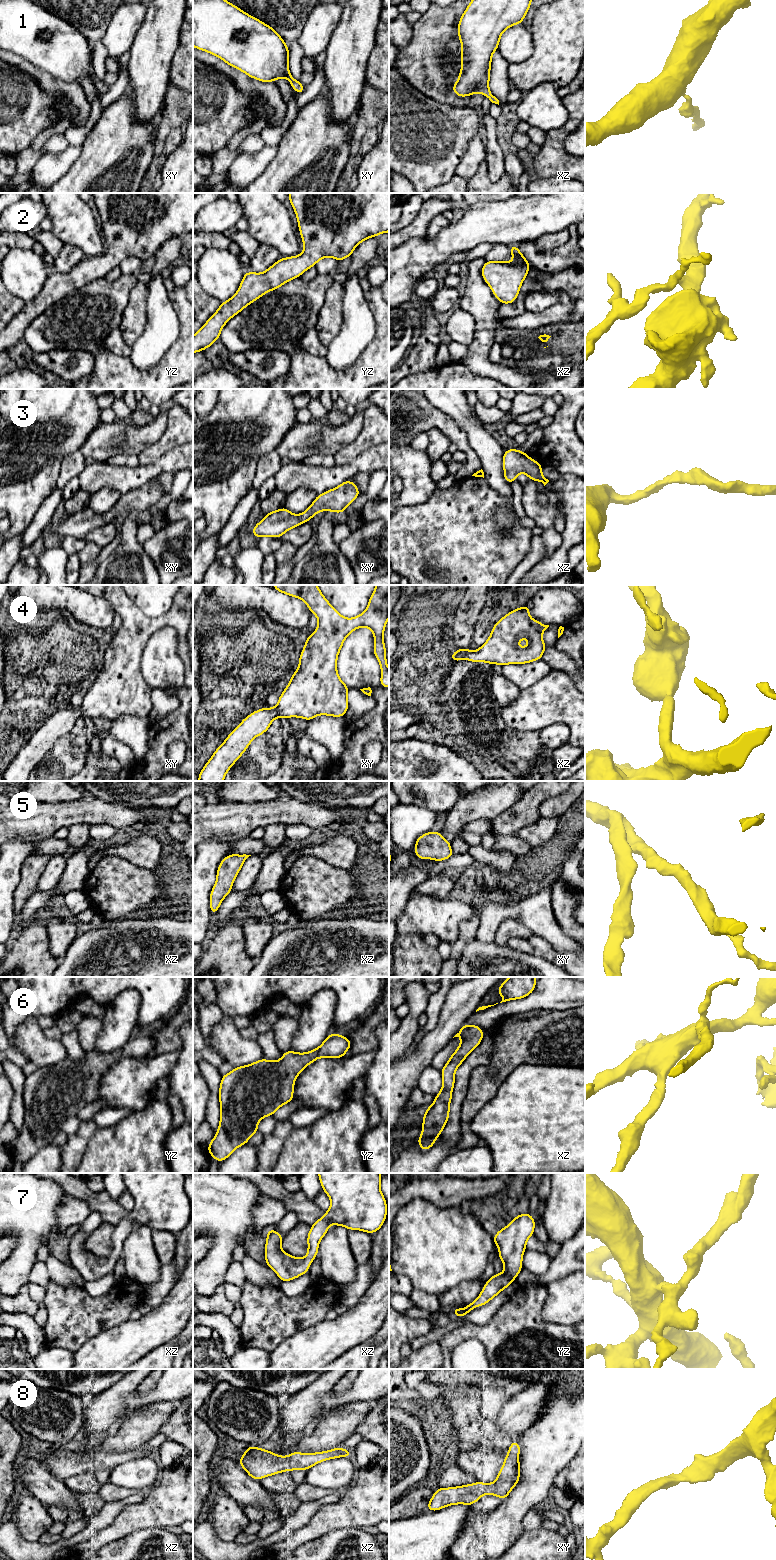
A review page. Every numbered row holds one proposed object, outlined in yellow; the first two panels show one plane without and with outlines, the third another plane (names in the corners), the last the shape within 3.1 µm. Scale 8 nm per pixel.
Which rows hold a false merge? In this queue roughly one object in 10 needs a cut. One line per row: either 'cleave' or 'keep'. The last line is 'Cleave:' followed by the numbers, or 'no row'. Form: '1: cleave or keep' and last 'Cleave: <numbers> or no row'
1: keep
2: keep
3: keep
4: keep
5: keep
6: keep
7: keep
8: keep
Cleave: no row

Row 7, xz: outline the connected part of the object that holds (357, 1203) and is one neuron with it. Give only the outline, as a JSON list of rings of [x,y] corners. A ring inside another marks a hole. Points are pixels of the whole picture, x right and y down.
[[[318,1173],[318,1176],[331,1206],[322,1218],[311,1225],[305,1258],[283,1253],[283,1236],[273,1228],[266,1233],[266,1266],[274,1270],[283,1282],[310,1271],[309,1264],[317,1257],[319,1243],[328,1232],[330,1224],[372,1234],[386,1220],[388,1209],[380,1190],[381,1173]]]

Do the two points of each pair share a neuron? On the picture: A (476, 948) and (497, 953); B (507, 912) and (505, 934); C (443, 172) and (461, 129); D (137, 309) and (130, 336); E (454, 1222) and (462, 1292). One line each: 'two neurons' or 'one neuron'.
A: one neuron
B: two neurons
C: one neuron
D: one neuron
E: two neurons

